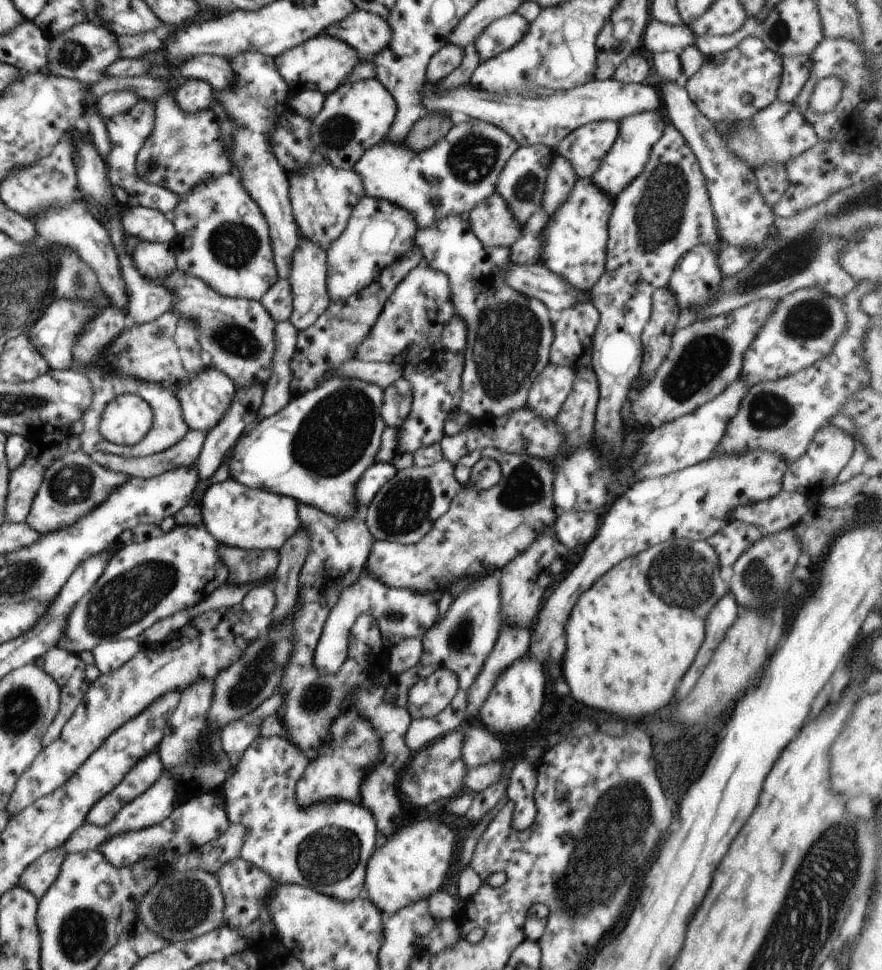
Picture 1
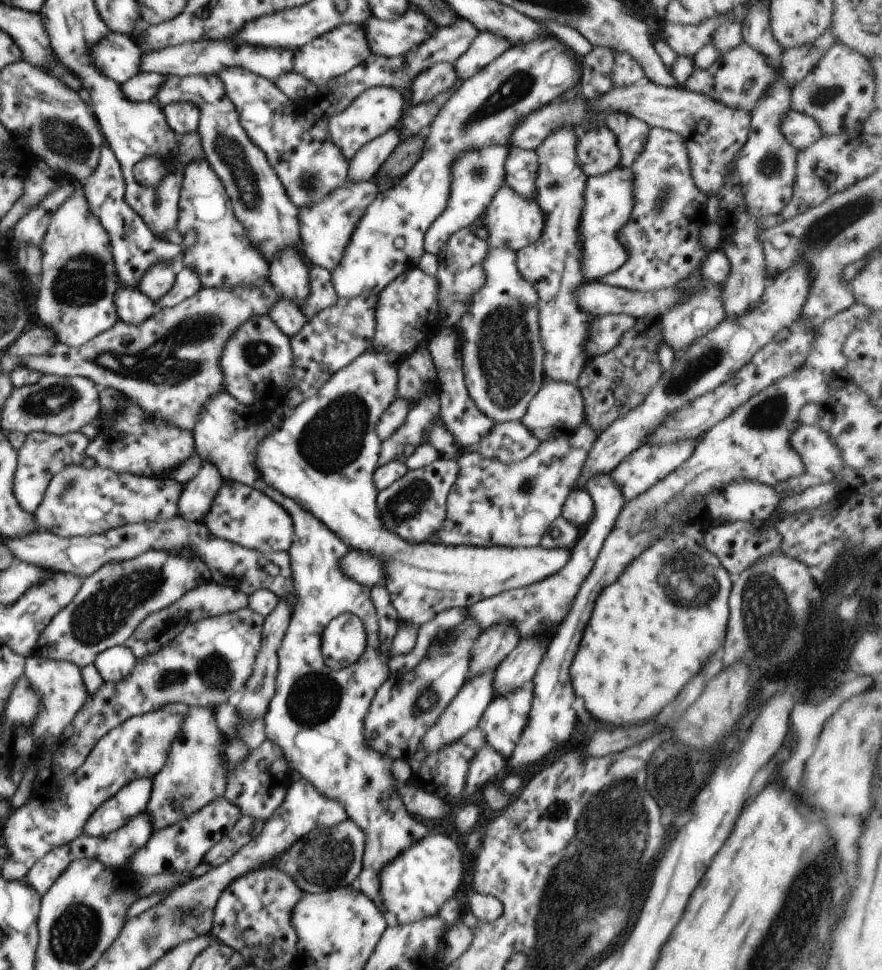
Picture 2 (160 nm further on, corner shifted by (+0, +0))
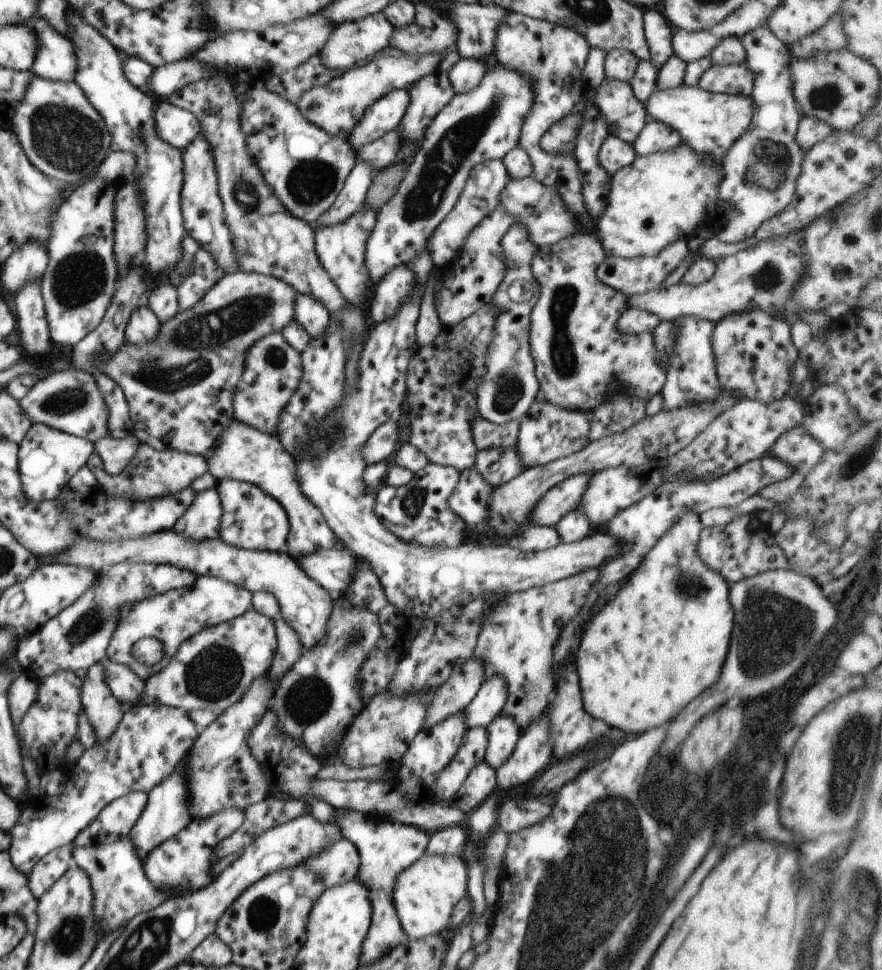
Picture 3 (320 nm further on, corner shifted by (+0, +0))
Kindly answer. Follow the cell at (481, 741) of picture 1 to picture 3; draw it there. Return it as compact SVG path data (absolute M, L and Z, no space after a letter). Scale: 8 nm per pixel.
M478 763L461 784L458 792L452 798L454 806L469 814L480 806L497 788L496 771L488 763Z

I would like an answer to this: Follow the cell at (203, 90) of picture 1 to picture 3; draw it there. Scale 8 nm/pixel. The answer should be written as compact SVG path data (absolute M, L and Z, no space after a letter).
M164 101L156 108L155 128L164 142L180 150L184 150L196 138L196 132L200 132L196 116L170 101Z

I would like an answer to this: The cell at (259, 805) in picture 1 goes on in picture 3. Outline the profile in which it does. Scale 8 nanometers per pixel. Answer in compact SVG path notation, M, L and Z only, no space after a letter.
M340 838L338 842L302 865L312 869L327 887L333 887L358 878L360 857L353 842Z

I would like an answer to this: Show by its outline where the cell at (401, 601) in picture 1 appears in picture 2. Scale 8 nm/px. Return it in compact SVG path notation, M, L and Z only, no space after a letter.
M342 613L326 625L321 638L321 653L327 666L337 671L354 664L362 656L366 643L362 619L352 613Z

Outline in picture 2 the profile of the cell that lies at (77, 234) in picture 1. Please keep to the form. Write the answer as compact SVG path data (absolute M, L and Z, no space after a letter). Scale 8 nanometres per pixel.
M120 284L115 292L115 305L119 320L129 325L139 325L160 311L157 304L138 288Z

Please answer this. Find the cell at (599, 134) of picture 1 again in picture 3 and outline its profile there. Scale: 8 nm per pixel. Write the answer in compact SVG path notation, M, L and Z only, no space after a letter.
M608 135L599 150L599 165L609 175L616 174L637 157L634 145L623 141L617 135Z

